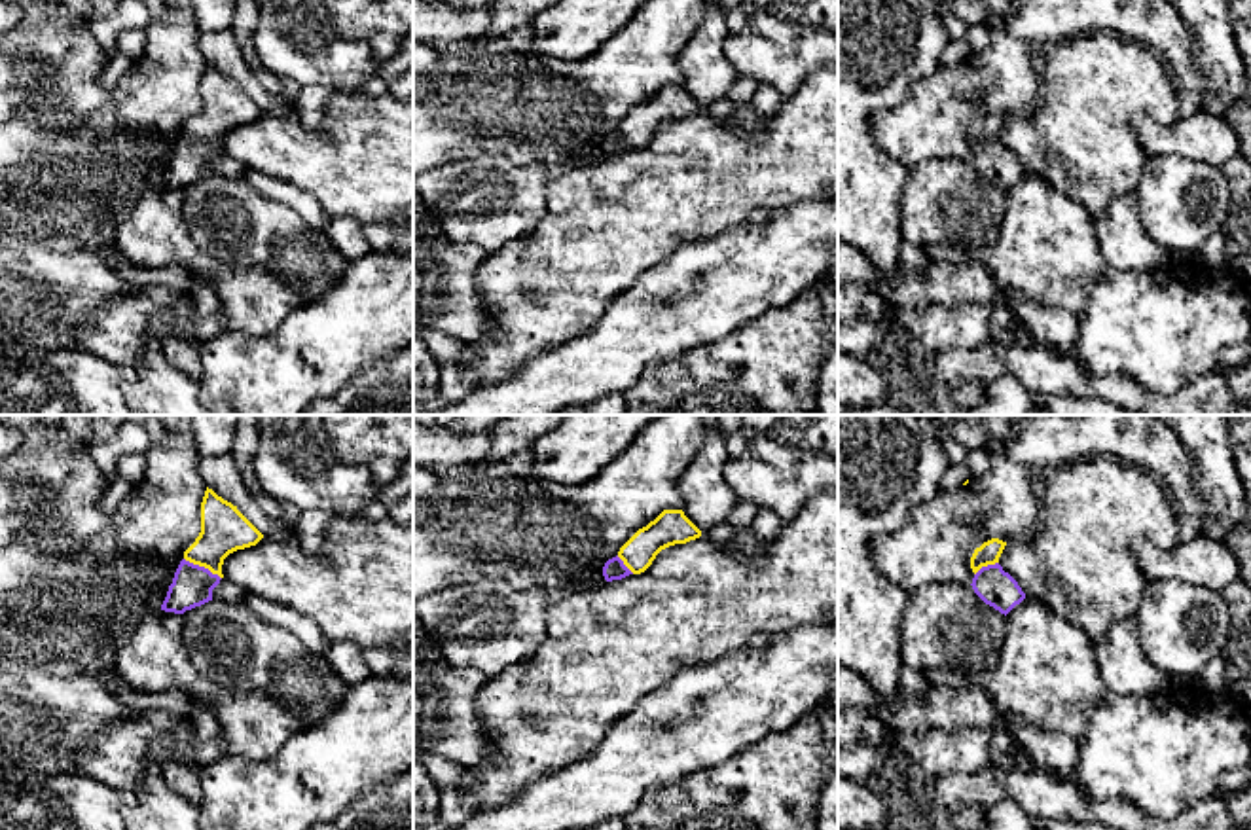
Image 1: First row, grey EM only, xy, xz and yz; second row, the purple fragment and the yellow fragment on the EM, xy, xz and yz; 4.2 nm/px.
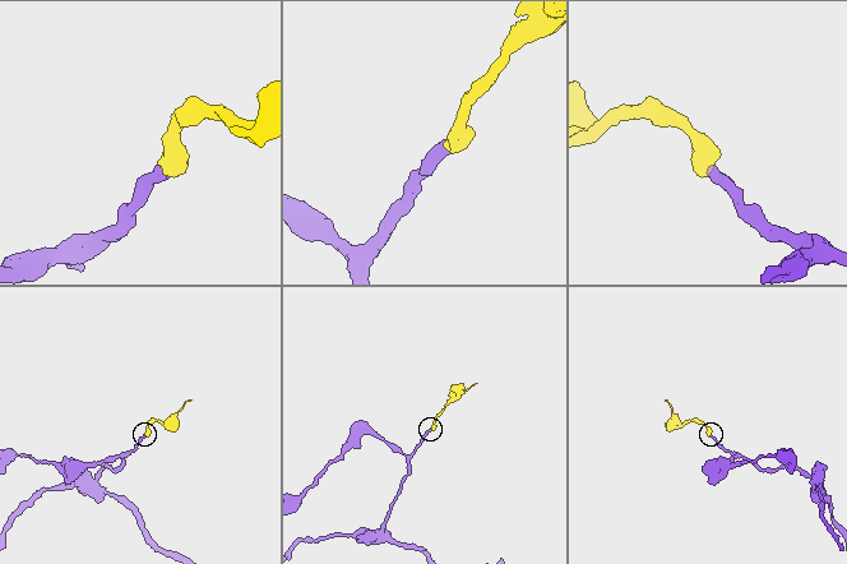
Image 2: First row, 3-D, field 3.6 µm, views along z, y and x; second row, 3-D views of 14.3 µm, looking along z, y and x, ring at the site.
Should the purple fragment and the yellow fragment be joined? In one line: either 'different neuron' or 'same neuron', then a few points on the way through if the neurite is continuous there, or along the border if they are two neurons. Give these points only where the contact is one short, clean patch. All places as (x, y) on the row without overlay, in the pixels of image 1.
same neuron; way xy (192, 162), (203, 143), (203, 133), (224, 105)

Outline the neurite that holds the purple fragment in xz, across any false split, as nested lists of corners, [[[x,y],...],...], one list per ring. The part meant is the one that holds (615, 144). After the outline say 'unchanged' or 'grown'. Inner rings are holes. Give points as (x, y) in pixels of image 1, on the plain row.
[[[663,85],[654,97],[639,104],[603,142],[607,157],[644,148],[656,131],[675,119],[686,119],[701,112],[701,106],[682,85]]]; grown

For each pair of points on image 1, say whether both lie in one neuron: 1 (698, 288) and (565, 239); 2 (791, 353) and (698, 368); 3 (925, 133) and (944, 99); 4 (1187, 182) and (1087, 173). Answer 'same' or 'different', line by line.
1: different
2: same
3: same
4: different

